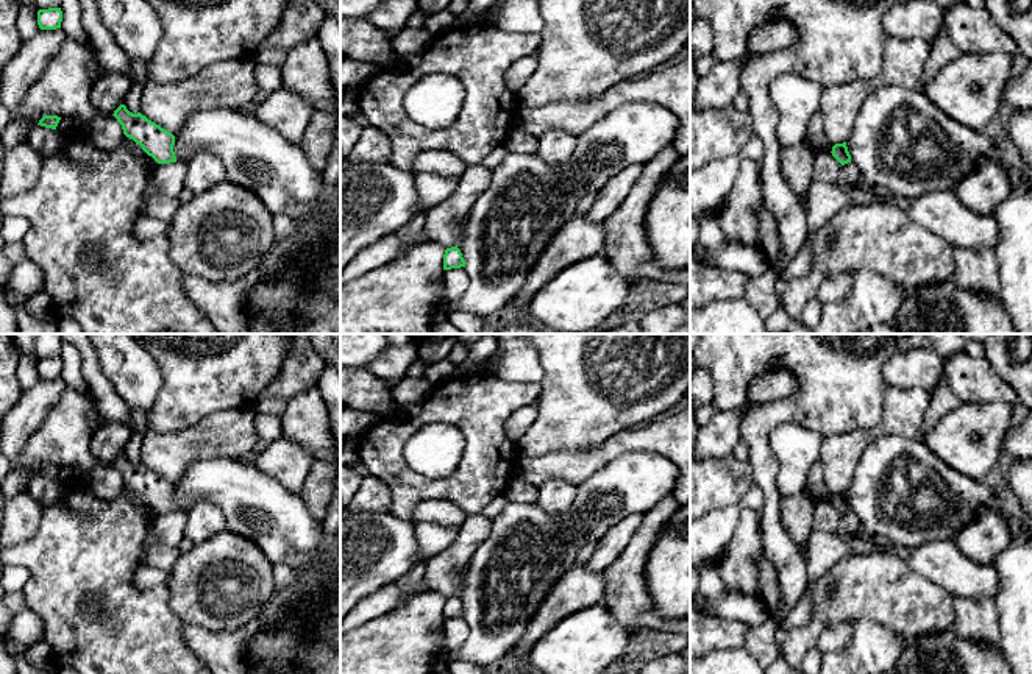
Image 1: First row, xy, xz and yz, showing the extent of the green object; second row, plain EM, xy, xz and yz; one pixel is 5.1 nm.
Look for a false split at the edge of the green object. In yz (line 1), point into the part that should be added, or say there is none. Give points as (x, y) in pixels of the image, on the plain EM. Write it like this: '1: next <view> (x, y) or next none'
1: next none

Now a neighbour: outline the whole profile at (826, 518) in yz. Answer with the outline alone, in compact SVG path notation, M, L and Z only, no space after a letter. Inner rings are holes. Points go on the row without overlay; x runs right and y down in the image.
M820 502L813 510L813 529L820 532L835 532L840 518L842 513L832 506L832 502Z

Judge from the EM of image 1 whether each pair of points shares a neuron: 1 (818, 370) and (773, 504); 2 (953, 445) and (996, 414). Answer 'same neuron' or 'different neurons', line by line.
1: same neuron
2: same neuron

